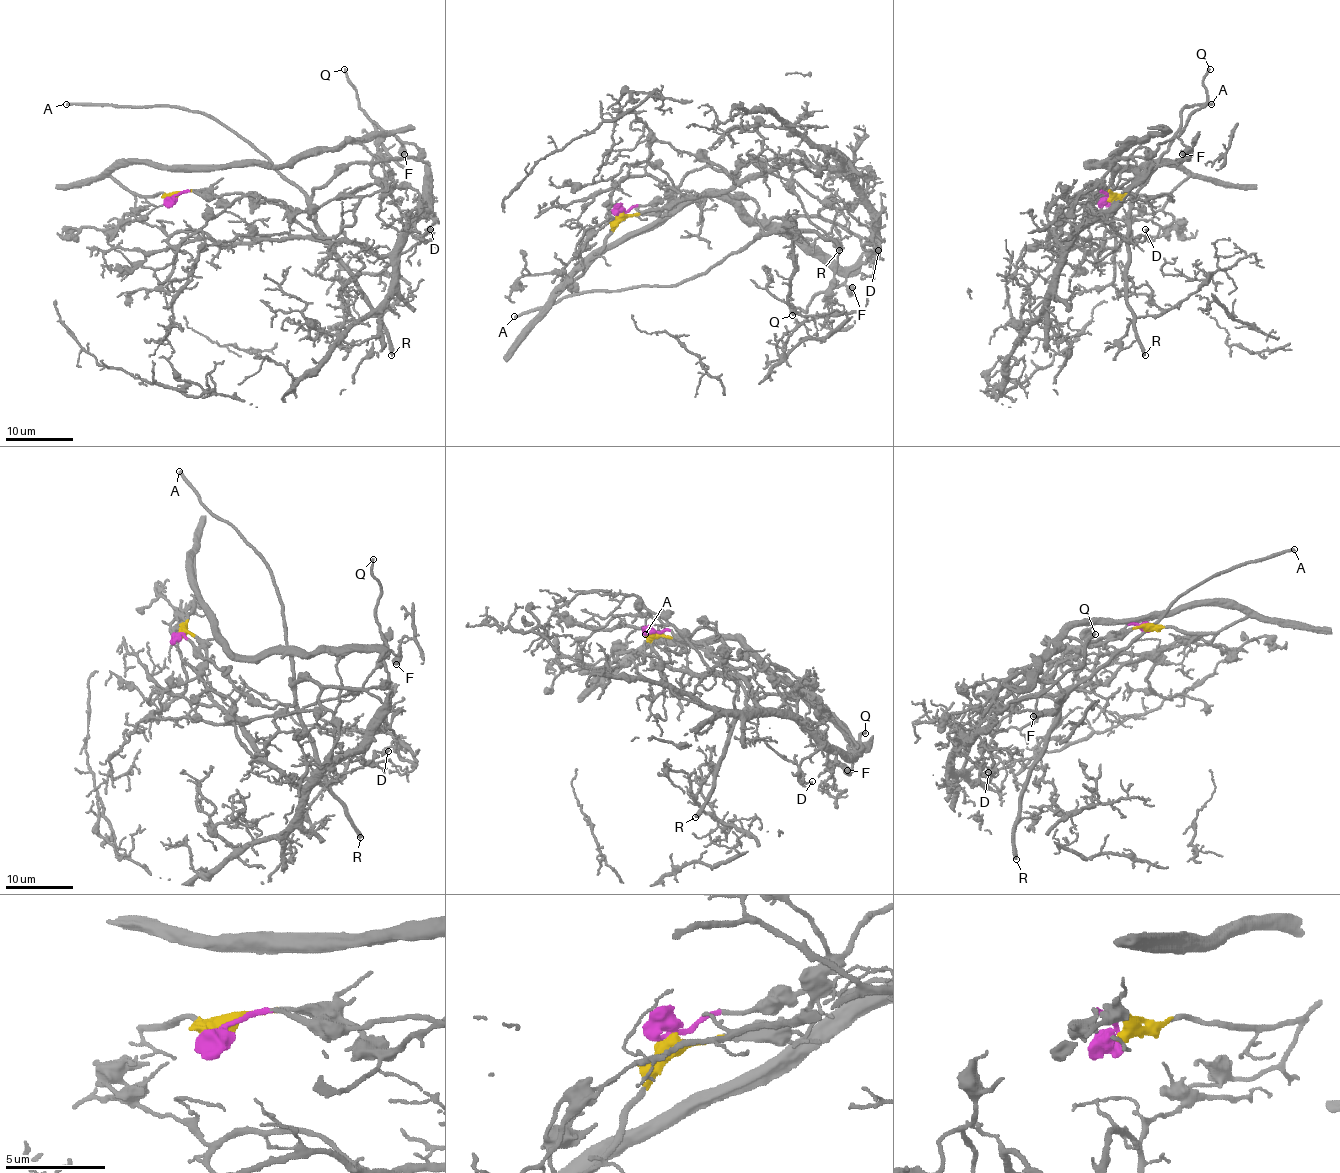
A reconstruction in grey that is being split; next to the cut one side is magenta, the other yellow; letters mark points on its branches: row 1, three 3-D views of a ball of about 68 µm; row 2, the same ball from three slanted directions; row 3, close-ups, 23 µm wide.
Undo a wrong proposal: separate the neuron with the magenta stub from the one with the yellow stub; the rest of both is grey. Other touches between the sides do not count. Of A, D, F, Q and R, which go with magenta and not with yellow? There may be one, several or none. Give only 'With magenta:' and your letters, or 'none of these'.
With magenta: A, F, Q, R

